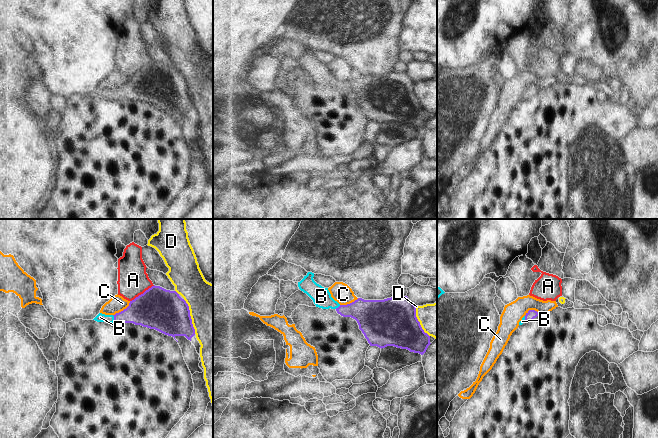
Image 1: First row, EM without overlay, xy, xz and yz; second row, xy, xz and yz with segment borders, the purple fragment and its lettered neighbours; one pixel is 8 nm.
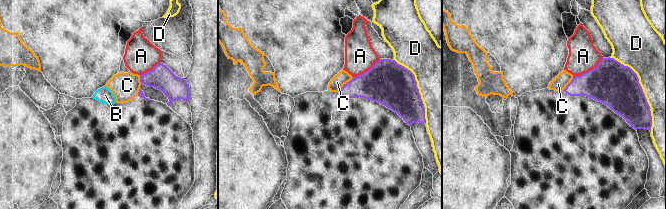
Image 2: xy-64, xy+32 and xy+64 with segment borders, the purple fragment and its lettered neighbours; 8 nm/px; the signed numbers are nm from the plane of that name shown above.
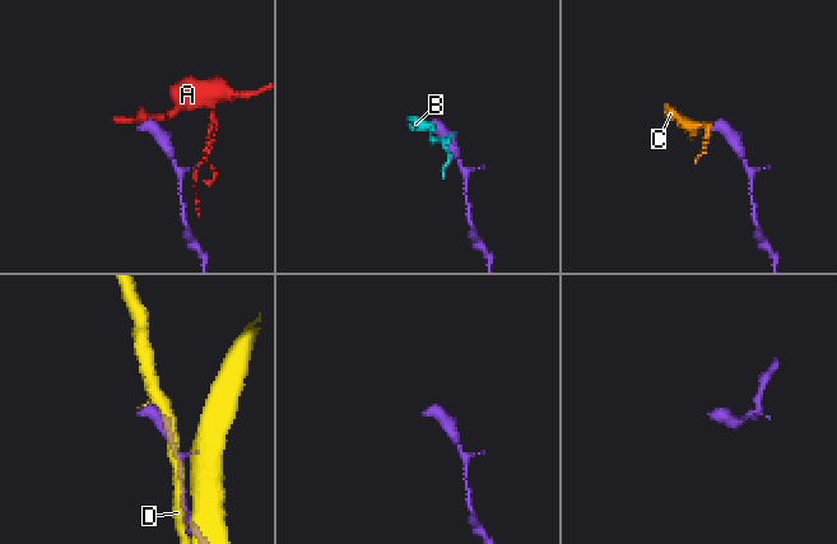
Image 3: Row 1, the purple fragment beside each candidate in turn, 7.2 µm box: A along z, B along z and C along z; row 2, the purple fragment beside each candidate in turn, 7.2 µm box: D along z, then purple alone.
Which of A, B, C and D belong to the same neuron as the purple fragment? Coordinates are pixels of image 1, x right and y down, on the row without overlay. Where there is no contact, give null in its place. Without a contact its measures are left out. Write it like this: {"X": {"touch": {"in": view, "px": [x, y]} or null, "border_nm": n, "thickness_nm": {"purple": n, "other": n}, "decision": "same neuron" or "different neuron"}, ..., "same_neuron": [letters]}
{"A": {"touch": {"in": "xy", "px": [143, 69]}, "border_nm": 240, "thickness_nm": {"purple": 340, "other": 240}, "decision": "different neuron"}, "B": {"touch": {"in": "xy", "px": [114, 94]}, "border_nm": 60, "thickness_nm": {"purple": 240, "other": 70}, "decision": "same neuron"}, "C": {"touch": {"in": "xy", "px": [123, 86]}, "border_nm": 180, "thickness_nm": {"purple": 320, "other": 140}, "decision": "different neuron"}, "D": {"touch": {"in": "xy", "px": [190, 92]}, "border_nm": 300, "thickness_nm": {"purple": 340, "other": 380}, "decision": "different neuron"}, "same_neuron": ["B"]}

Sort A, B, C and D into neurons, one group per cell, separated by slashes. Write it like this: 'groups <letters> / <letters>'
groups A / B / C / D

